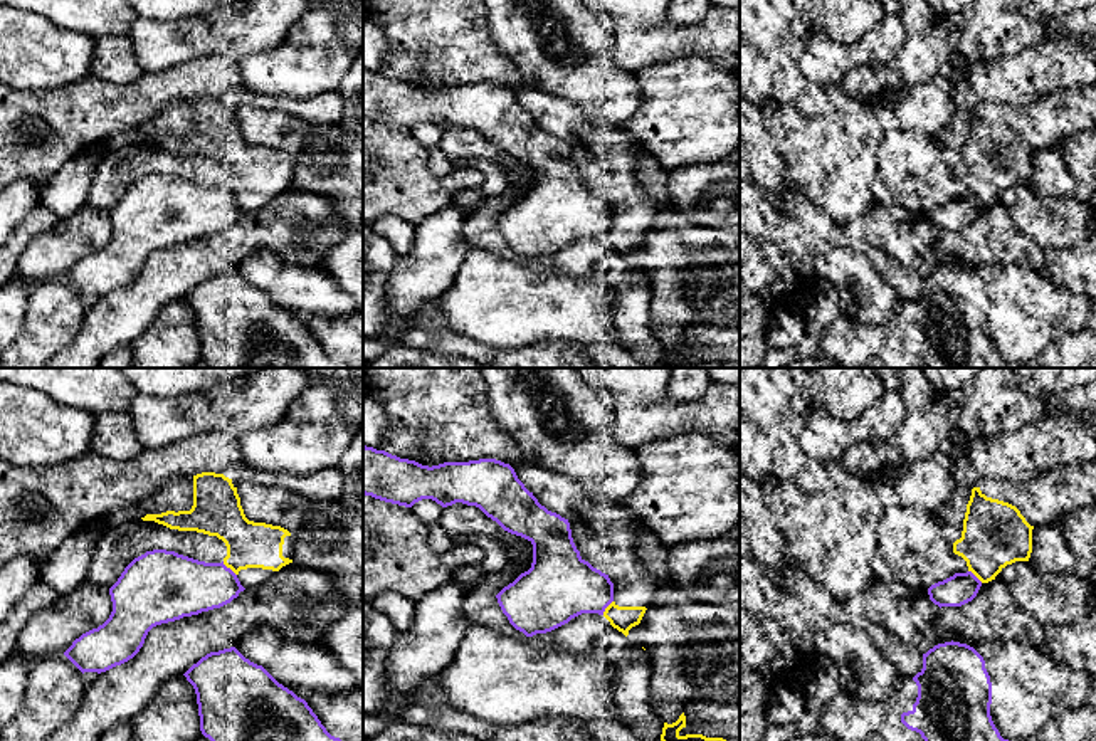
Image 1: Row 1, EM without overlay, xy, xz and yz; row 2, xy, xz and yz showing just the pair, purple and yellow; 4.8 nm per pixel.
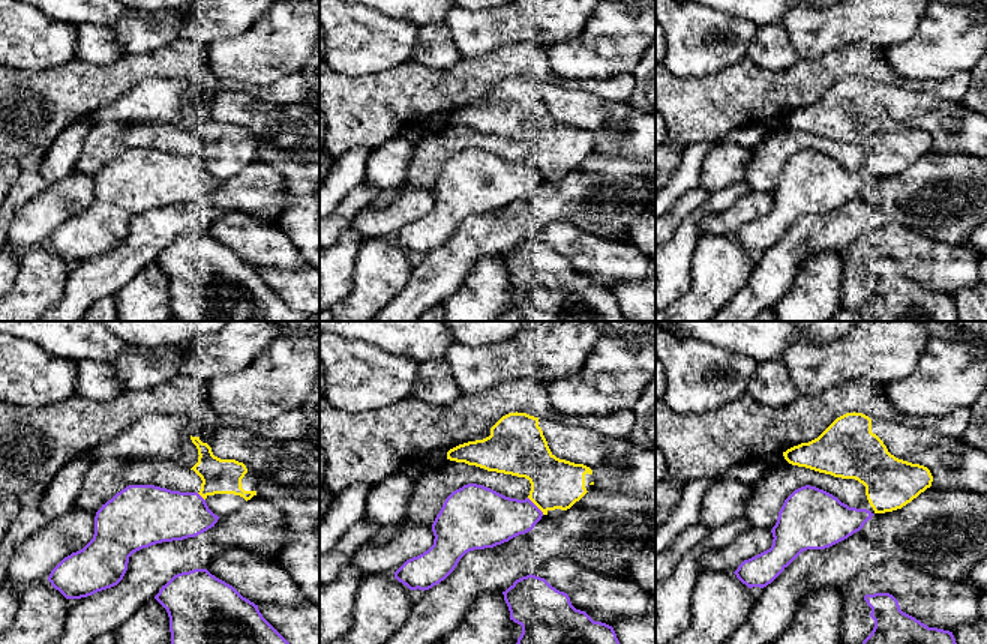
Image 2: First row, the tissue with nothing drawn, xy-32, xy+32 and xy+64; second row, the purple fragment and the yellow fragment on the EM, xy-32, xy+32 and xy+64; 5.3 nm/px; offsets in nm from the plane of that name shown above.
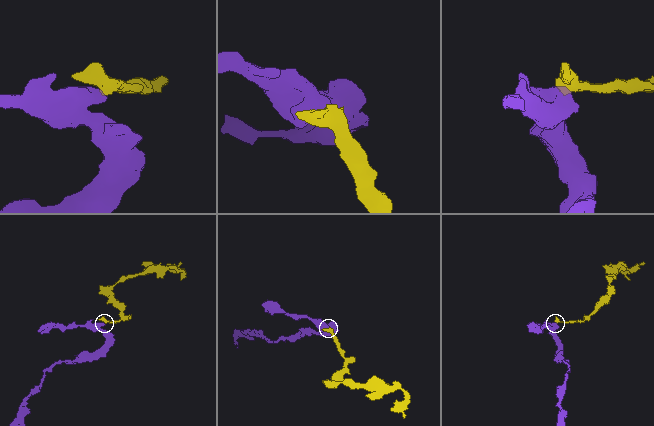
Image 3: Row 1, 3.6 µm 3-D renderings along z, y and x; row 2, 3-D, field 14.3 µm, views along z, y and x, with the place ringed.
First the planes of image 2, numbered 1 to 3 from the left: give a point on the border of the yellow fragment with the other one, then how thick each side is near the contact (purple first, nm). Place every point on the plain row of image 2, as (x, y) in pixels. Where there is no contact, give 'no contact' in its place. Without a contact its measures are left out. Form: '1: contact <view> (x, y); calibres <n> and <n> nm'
1: contact xy-32 (201, 161); calibres 280 and 190 nm
2: contact xy+32 (536, 170); calibres 280 and 280 nm
3: no contact

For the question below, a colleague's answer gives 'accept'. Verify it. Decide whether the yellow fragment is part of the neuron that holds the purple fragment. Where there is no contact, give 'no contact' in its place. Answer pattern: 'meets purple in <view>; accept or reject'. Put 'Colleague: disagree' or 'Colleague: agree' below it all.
meets purple in xy; reject
Colleague: disagree

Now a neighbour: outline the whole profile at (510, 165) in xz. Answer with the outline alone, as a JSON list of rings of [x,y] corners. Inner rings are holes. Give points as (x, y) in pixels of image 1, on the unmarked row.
[[[503,155],[499,160],[493,161],[506,173],[508,185],[519,185],[526,178],[516,158]]]

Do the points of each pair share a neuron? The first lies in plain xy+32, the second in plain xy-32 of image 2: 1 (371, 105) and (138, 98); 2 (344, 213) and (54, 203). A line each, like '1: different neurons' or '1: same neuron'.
1: different neurons
2: different neurons

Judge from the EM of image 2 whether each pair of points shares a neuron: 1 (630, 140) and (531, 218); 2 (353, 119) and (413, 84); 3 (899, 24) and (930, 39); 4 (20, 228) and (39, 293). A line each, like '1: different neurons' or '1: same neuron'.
1: different neurons
2: same neuron
3: different neurons
4: different neurons

